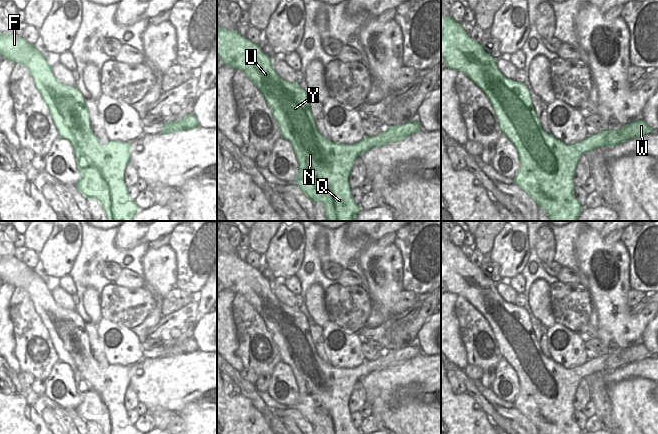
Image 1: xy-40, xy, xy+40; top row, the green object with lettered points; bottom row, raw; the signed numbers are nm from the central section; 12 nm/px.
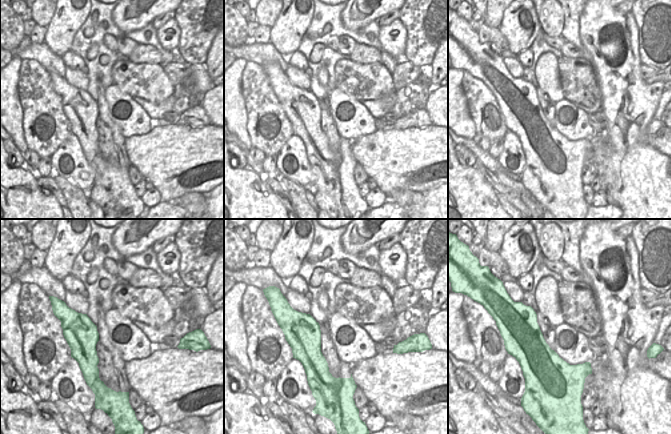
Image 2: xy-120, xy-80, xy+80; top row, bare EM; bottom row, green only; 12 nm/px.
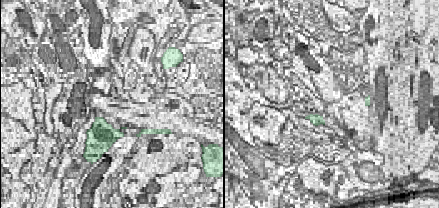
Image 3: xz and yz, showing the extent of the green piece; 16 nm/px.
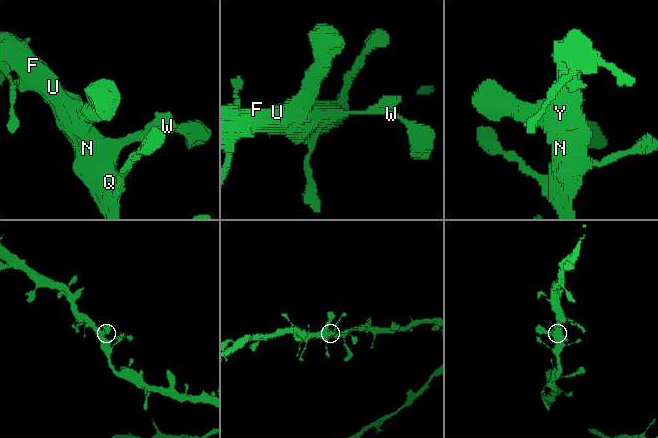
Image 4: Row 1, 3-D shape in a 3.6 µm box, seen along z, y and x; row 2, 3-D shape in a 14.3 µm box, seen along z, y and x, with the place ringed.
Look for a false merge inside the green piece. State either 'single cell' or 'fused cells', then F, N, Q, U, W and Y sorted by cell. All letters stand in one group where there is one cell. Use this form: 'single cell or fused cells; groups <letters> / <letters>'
single cell; groups F N Q U W Y

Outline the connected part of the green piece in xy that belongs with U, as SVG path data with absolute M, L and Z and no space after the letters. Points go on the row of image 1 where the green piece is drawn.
M217 23L217 55L225 65L244 71L247 77L261 91L280 128L281 137L289 141L294 149L298 161L298 177L294 184L300 187L312 202L320 202L323 205L328 221L354 221L356 215L361 211L361 207L353 202L350 194L349 174L353 168L355 159L362 152L366 152L372 147L399 142L421 129L418 120L415 120L413 122L389 126L385 132L381 132L376 136L365 136L357 143L333 143L330 139L325 139L319 133L312 117L308 95L305 90L298 83L289 83L281 79L273 68L273 60L266 56L258 45L241 36L237 30L226 30Z

